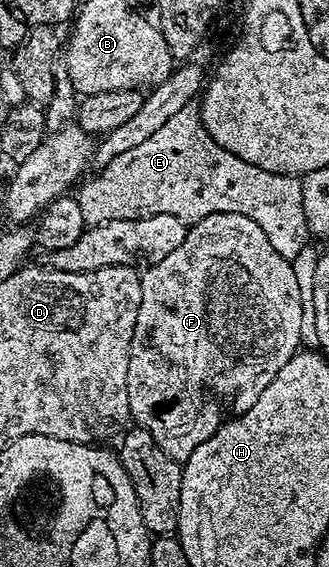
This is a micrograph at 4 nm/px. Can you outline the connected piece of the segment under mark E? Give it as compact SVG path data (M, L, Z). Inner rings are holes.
M192 106L178 110L178 114L167 120L155 134L150 134L146 142L118 154L118 158L103 165L99 171L97 176L89 175L79 185L80 193L76 196L76 204L80 207L79 219L88 226L105 224L111 220L150 218L154 215L170 215L181 220L185 226L191 226L212 214L242 214L250 218L250 222L258 224L270 246L274 246L276 253L289 262L295 261L295 256L304 248L304 236L309 235L302 214L300 180L294 176L266 172L253 164L247 164L243 155L236 153L235 156L232 150L219 148L202 135L197 109Z

